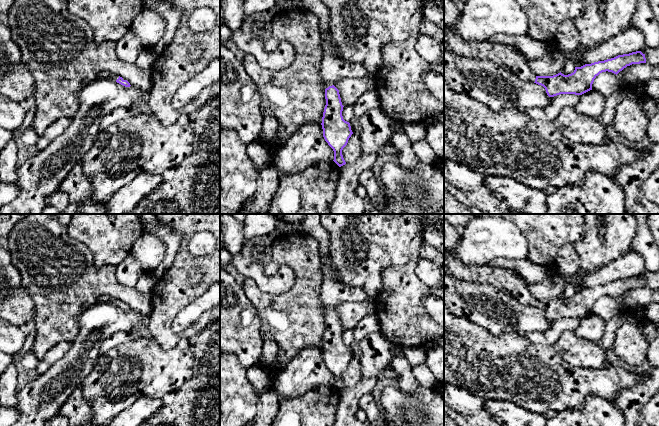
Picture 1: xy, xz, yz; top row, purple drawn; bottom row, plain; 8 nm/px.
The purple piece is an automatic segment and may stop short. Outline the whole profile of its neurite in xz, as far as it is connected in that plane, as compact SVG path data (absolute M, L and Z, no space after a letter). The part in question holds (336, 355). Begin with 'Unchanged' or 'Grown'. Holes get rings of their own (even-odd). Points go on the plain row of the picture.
Grown. M306 214L301 222L304 233L319 243L322 262L323 284L321 301L329 311L325 313L326 329L322 341L323 361L334 375L334 386L339 390L346 388L342 374L353 358L350 347L342 340L343 329L339 314L334 308L343 303L363 303L374 300L363 289L352 287L338 280L330 259L330 238L321 224L320 214Z

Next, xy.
Grown. M110 295L101 296L99 298L99 301L114 304L117 307L119 307L119 308L121 308L121 309L123 309L125 311L130 311L131 310L130 307L127 304L125 304L124 302L122 302L119 299L114 298L114 297L110 296Z

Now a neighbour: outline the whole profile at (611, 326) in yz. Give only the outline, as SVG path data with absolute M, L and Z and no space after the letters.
M627 311L618 312L605 323L604 335L600 342L604 350L608 351L608 349L614 345L617 330L628 317L629 313Z

